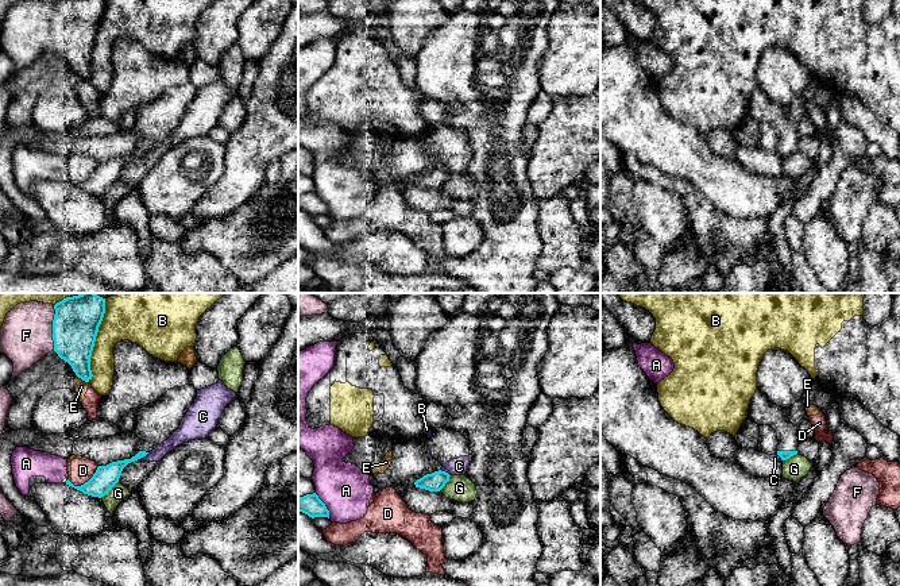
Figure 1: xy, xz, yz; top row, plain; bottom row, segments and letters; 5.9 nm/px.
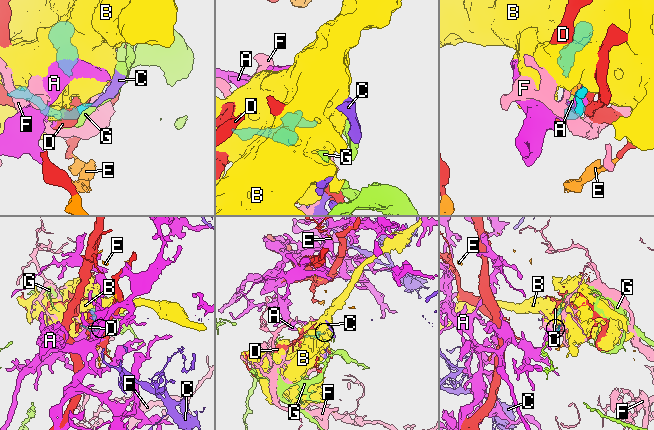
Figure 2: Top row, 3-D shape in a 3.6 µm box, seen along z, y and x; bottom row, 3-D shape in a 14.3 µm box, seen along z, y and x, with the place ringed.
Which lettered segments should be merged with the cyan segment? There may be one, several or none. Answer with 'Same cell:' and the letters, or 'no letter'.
Same cell: no letter

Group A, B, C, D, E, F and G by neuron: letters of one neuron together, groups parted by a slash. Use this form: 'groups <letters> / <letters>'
groups A / B / C / D E / F / G

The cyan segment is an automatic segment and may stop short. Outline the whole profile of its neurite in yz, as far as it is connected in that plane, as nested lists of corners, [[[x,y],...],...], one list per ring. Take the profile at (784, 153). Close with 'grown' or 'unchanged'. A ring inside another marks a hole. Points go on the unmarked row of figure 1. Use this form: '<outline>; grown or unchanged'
[[[756,86],[750,96],[746,113],[758,123],[770,123],[777,131],[777,153],[781,158],[787,158],[797,151],[799,132],[789,116],[787,107],[770,100],[760,86]]]; grown

